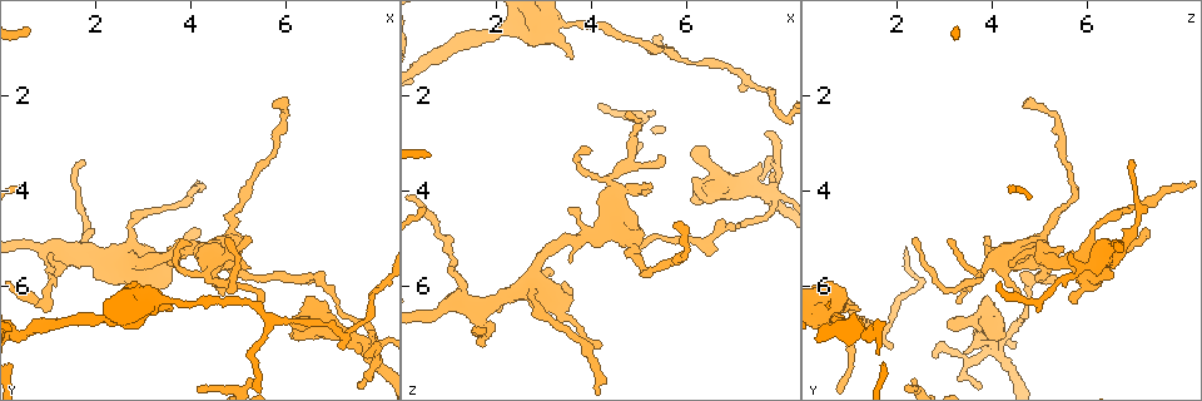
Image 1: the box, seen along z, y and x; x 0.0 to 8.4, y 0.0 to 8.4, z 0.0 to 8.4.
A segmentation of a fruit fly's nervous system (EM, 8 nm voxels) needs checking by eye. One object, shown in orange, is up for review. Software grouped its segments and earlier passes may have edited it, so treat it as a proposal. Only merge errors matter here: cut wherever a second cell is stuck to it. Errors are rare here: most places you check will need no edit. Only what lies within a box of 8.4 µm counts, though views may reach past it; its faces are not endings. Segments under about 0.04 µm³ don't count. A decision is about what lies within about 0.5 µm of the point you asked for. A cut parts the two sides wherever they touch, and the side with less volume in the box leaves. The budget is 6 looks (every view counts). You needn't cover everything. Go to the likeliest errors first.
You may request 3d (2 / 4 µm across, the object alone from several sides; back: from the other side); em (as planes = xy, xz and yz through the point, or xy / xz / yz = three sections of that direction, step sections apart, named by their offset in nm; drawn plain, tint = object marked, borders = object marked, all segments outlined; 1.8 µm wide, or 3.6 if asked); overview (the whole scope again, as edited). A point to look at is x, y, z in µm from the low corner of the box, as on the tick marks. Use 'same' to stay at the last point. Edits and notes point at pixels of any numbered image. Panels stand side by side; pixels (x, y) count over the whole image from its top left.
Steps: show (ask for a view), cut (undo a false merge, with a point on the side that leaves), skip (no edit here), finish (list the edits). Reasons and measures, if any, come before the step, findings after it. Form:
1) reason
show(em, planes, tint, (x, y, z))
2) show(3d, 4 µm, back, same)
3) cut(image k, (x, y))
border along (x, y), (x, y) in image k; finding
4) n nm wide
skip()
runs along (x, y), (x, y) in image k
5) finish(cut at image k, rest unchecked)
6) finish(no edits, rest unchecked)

sharp bend
show(3d, 2 µm, (7.90, 7.30, 4.10))

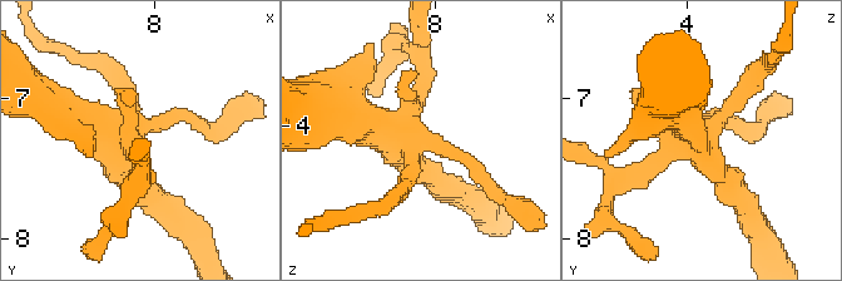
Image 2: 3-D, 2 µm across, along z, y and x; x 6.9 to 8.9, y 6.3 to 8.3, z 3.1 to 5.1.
show(em, planes, tint, (7.86, 7.24, 4.10))

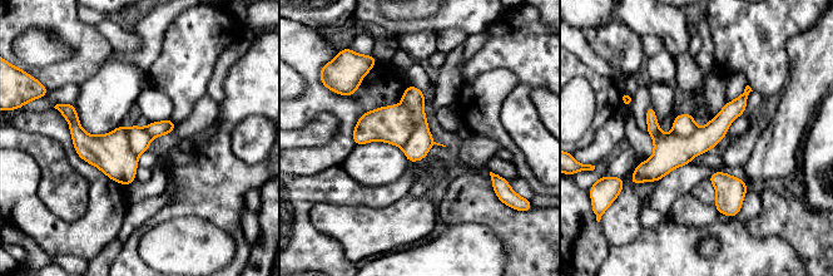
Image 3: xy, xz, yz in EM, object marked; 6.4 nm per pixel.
cut(image 3, (393, 124))
border along (402, 103), (415, 121), (403, 147) in image 3; a second cell is stuck on

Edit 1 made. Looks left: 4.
redraw
show(overview)

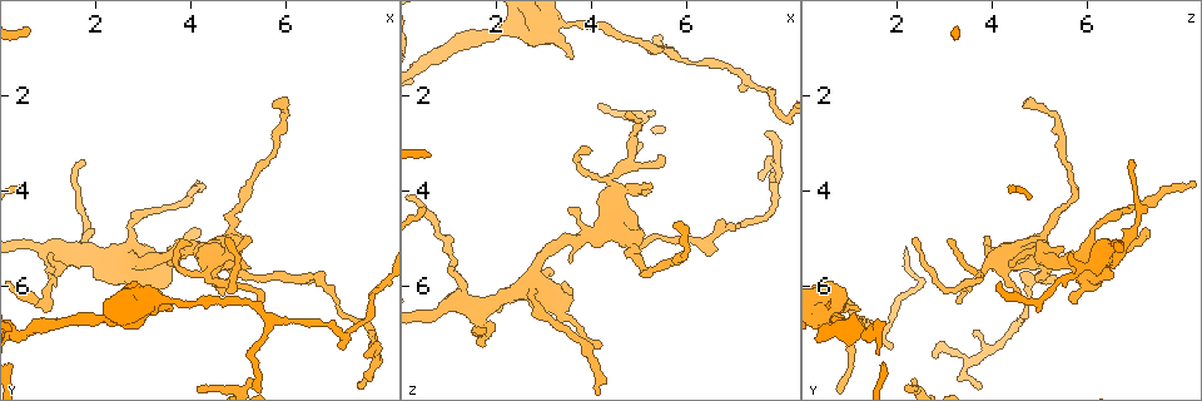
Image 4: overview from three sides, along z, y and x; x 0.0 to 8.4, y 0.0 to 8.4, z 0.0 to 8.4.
calibre changes
show(3d, 4 µm, (4.40, 5.25, 4.75))

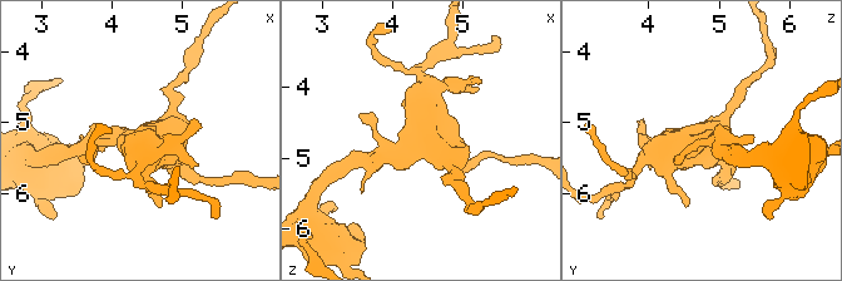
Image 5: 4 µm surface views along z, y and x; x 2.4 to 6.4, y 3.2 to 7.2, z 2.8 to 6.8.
show(em, planes, borders, (4.40, 5.25, 4.70))

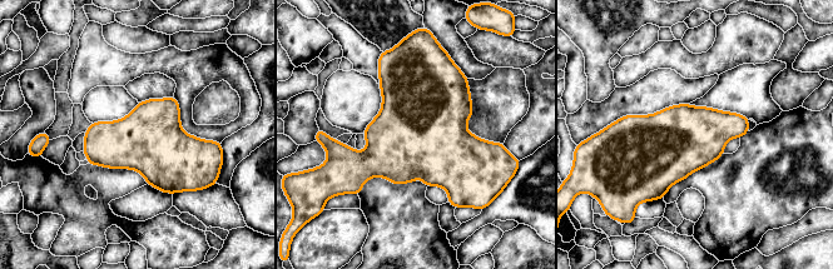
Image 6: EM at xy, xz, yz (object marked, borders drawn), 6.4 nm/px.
skip()
all the same cell

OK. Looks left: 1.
sudden change in width
show(em, planes, borders, (2.00, 6.70, 0.75))

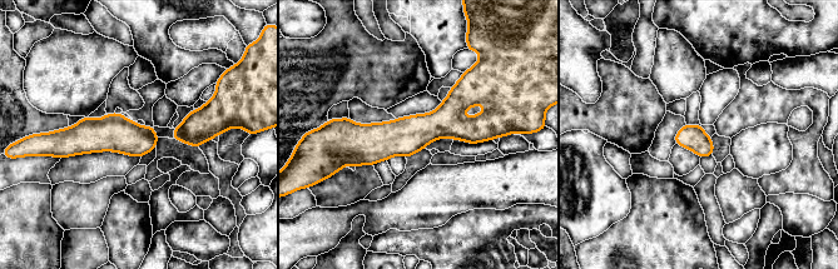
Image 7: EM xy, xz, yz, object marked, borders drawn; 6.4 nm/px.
160 nm wide
skip()
runs along (343, 133), (485, 129), (494, 134) in image 7; continuous, no second cell

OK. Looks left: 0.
finish(cut at image 3, rest unchecked)

